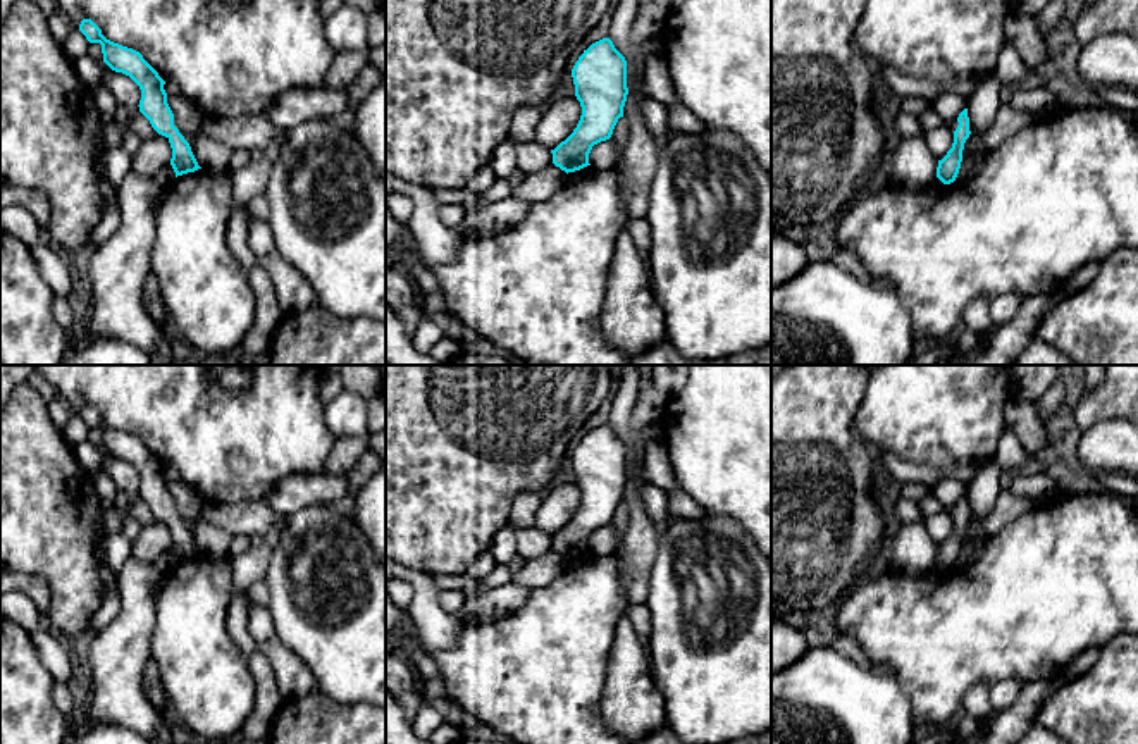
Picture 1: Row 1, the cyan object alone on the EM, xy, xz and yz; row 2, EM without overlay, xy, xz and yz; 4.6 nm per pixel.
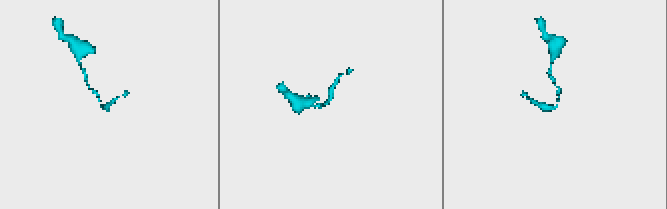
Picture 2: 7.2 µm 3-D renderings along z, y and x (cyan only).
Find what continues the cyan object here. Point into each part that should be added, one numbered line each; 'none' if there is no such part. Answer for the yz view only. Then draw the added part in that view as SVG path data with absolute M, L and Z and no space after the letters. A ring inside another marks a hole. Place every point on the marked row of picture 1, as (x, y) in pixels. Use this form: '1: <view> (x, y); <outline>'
none

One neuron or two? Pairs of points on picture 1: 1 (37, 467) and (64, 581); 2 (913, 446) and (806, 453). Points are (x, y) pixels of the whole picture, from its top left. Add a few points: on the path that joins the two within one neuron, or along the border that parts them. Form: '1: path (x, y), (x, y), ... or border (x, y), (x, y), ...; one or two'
1: path (37, 495), (37, 510), (50, 526), (64, 553); one
2: border (858, 410), (854, 433), (873, 450); two

